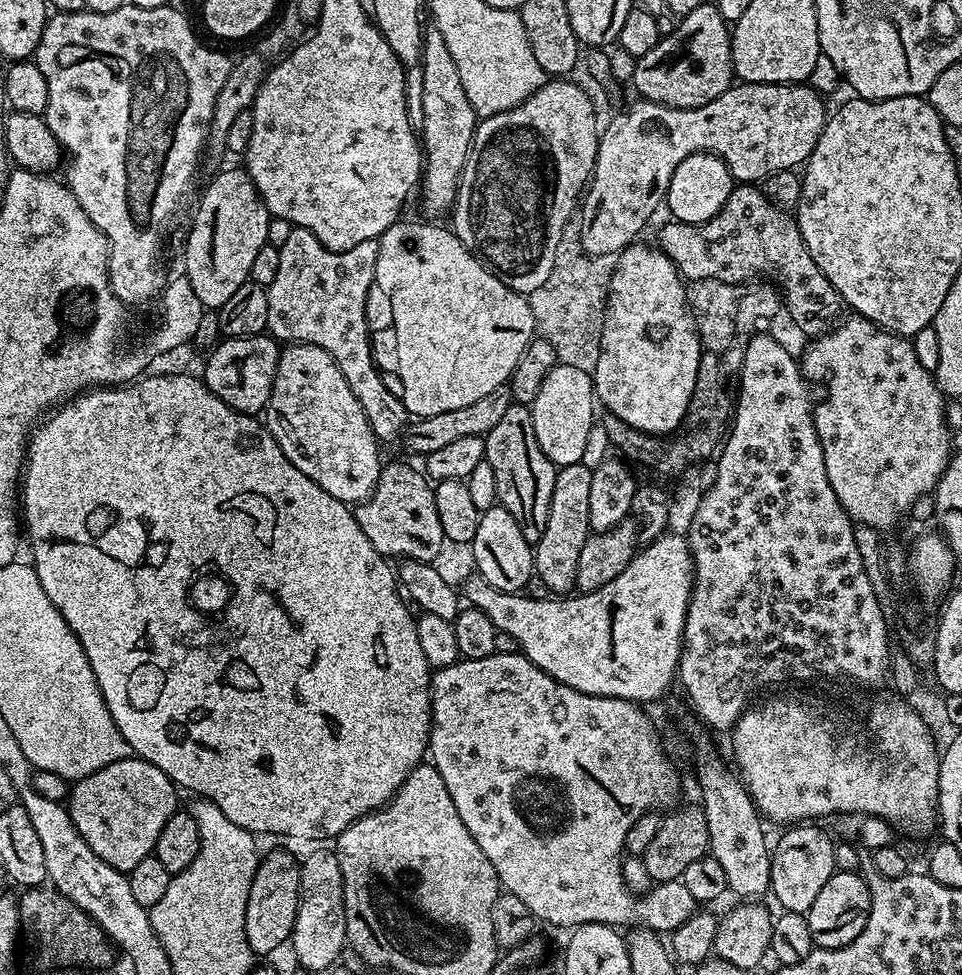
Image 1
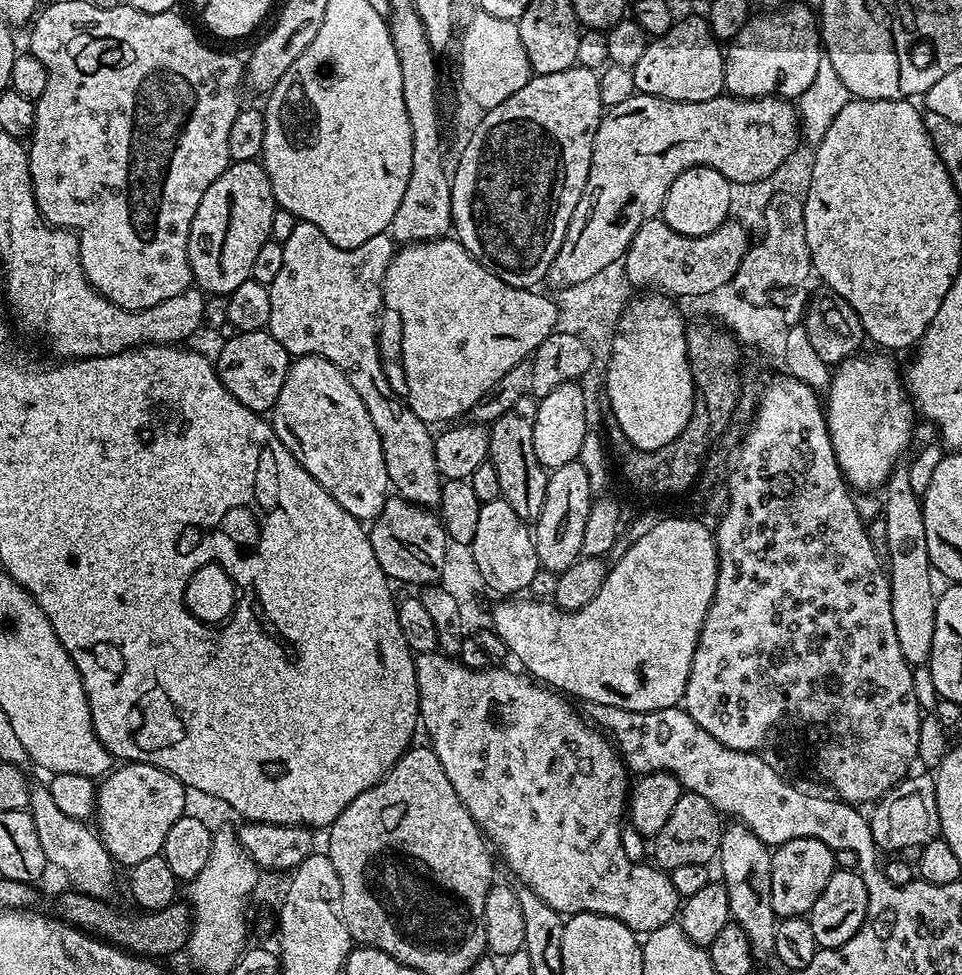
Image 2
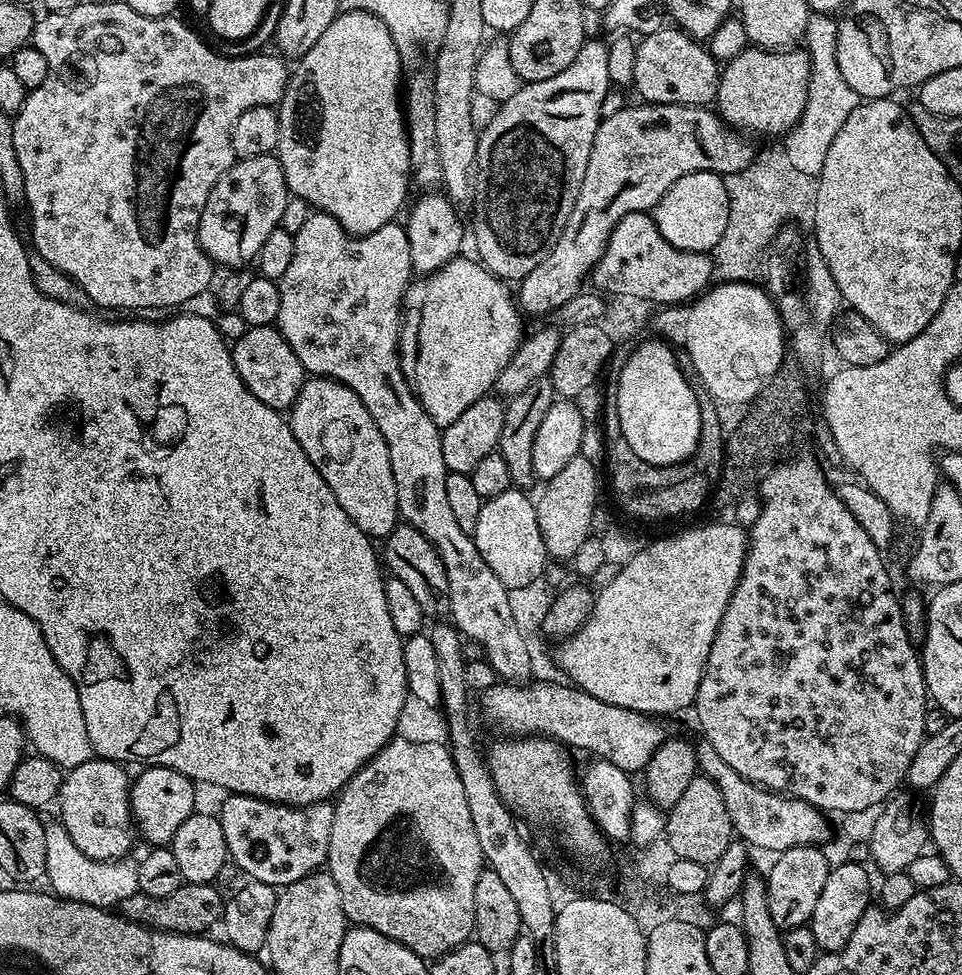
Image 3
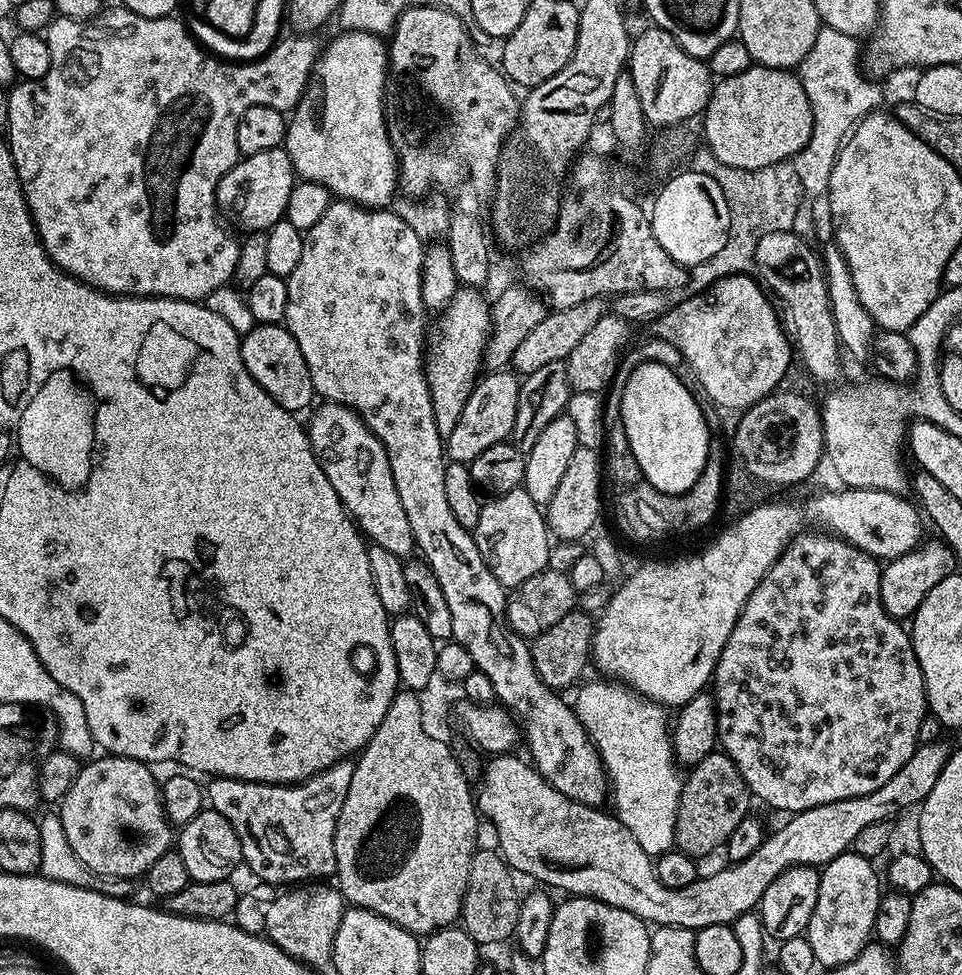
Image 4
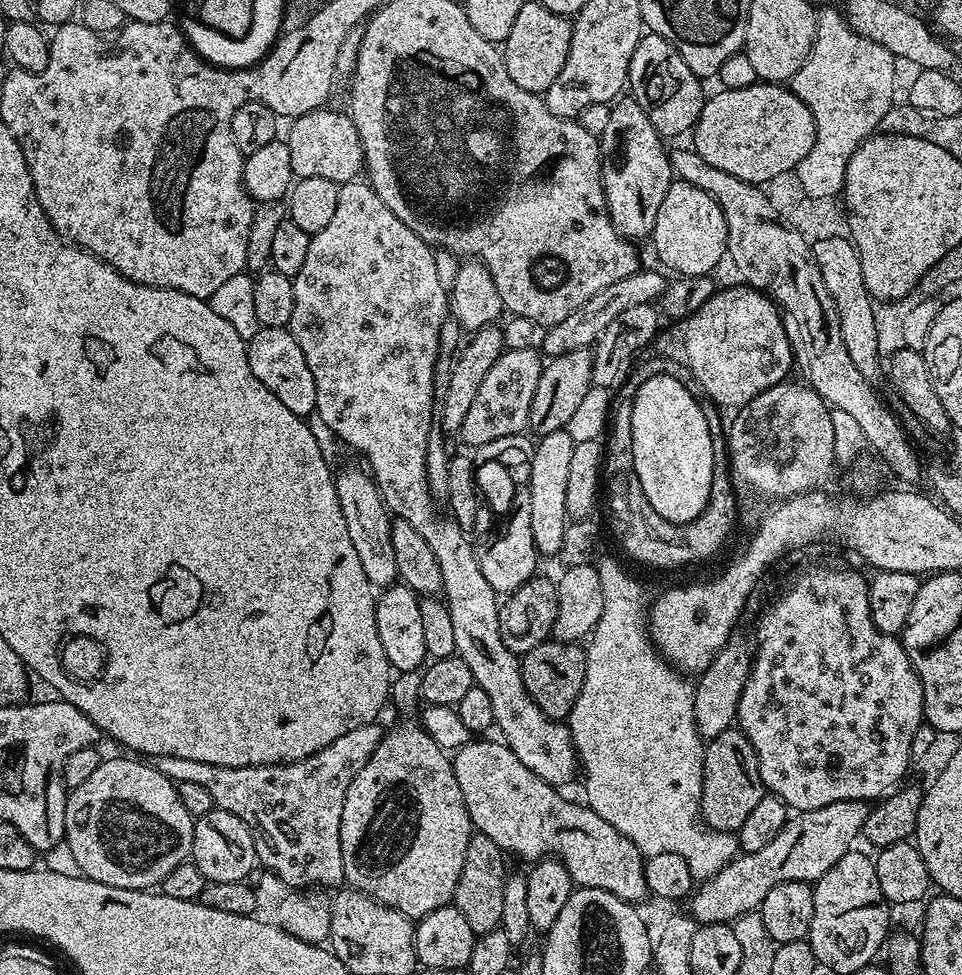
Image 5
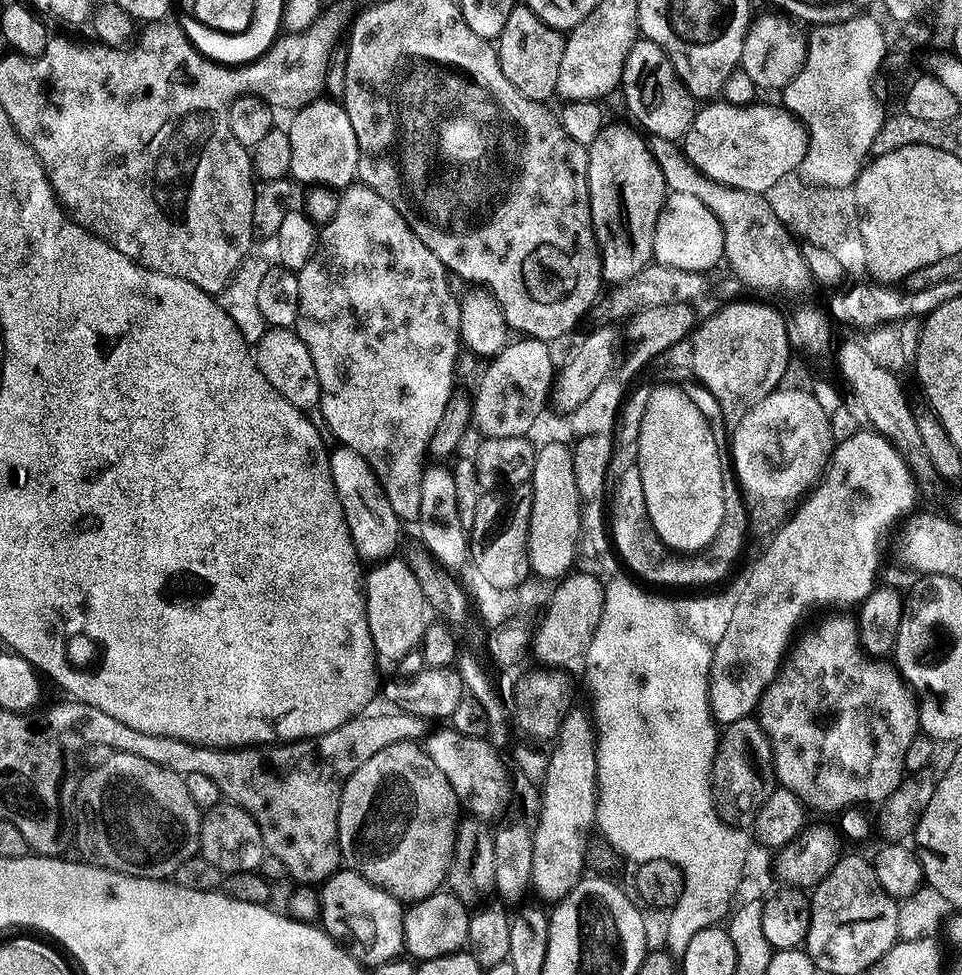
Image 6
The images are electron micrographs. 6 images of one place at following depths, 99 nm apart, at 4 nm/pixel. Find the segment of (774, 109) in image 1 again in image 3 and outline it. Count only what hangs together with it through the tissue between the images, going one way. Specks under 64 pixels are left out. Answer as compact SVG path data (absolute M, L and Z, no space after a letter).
M636 102L636 105L625 106L618 110L616 114L601 119L598 130L594 134L594 146L590 146L590 162L586 162L586 178L582 178L582 186L578 190L578 198L574 202L574 210L570 210L570 218L566 218L566 226L562 230L562 234L558 238L558 242L554 242L554 246L550 250L550 254L546 254L546 258L542 258L542 262L538 266L534 266L534 270L530 270L530 274L526 274L523 280L519 281L520 296L518 292L518 307L521 313L527 314L529 317L542 316L546 312L548 314L555 313L556 309L563 306L564 302L569 302L570 298L574 298L582 291L580 283L584 280L584 275L591 273L595 269L596 264L602 258L604 248L608 245L610 234L614 230L614 226L622 218L626 218L626 214L634 214L635 212L651 213L655 209L656 204L666 194L666 190L670 190L670 186L674 186L674 182L678 182L678 178L682 178L686 174L694 174L695 172L716 172L719 176L734 174L747 167L754 160L754 151L752 152L752 144L747 135L741 134L737 129L731 128L729 124L725 124L724 119L720 117L711 107L701 106L698 104L650 104L647 102Z

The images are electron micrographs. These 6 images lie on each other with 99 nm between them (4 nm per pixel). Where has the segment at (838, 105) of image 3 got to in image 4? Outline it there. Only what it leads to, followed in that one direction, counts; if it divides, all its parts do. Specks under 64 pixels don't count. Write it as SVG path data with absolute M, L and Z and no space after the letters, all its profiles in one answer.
M821 27L818 38L814 38L814 46L810 46L810 54L798 65L798 75L802 86L806 90L806 98L810 98L810 106L814 114L814 127L810 134L810 142L790 161L790 170L796 174L794 178L799 191L805 197L820 198L826 192L826 175L830 170L834 170L834 162L840 153L840 147L844 145L853 128L860 121L872 112L881 107L880 88L875 79L869 78L862 71L862 44L855 36L841 34L839 30Z

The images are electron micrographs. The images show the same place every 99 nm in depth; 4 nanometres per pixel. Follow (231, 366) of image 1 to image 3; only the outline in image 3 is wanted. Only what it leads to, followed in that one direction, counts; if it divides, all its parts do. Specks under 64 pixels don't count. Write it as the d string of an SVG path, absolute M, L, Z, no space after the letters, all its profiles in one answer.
M249 328L246 334L242 334L242 338L234 341L231 350L232 361L242 382L246 382L250 394L254 394L258 402L266 402L266 406L277 410L291 409L298 390L304 385L306 373L302 362L298 362L298 354L290 350L279 328Z

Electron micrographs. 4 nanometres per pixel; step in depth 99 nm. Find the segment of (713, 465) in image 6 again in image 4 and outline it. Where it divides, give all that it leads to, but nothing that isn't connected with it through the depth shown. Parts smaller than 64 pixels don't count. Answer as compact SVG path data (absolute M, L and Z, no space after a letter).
M652 360L649 364L640 364L629 371L626 390L620 394L620 413L622 426L626 426L626 438L630 442L630 450L634 450L634 458L640 467L640 475L647 484L662 494L682 495L690 490L708 460L708 424L704 421L704 412L695 400L693 389L684 384L681 373L667 368L664 364Z

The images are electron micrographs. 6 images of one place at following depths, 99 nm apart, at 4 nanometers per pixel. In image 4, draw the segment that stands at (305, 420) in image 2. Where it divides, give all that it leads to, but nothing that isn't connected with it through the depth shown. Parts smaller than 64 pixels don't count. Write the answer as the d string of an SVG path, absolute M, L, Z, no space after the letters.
M327 402L321 403L321 408L312 416L312 421L307 421L306 431L308 433L308 441L312 444L312 452L318 458L318 462L322 466L322 470L326 474L326 478L330 478L330 486L334 486L334 494L338 494L338 498L344 504L348 515L356 521L357 528L371 543L382 546L382 550L390 550L390 554L401 558L408 558L417 551L416 539L414 538L414 530L410 530L410 522L406 519L406 510L402 506L402 498L398 498L398 490L394 486L394 474L390 470L390 458L387 450L382 446L382 442L375 436L372 431L366 426L366 422L356 413L353 408L347 408L344 404L330 404Z

